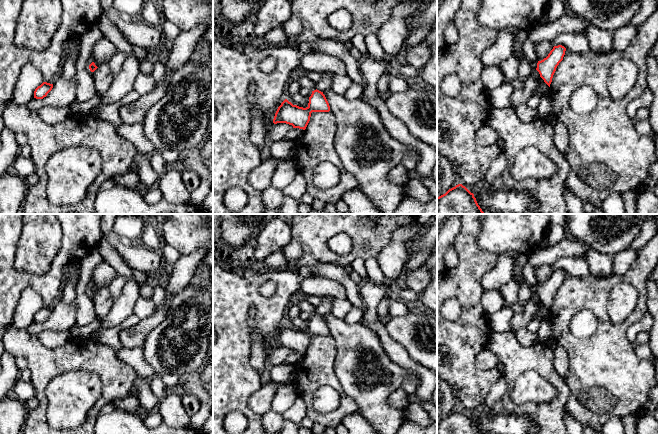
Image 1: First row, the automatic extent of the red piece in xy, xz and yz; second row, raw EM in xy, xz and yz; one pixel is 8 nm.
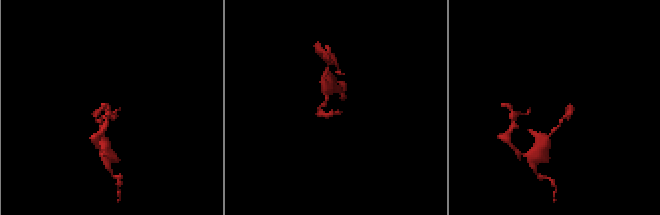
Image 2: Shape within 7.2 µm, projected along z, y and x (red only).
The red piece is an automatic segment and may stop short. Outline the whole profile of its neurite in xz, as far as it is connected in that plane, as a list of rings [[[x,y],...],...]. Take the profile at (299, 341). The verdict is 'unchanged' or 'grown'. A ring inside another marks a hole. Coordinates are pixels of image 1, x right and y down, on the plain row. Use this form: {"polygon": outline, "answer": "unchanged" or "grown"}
{"polygon": [[[319,314],[312,315],[309,321],[309,327],[306,332],[293,329],[287,323],[285,323],[278,331],[273,347],[286,347],[292,349],[293,352],[299,352],[305,354],[311,341],[312,336],[329,336],[329,327],[323,318]]], "answer": "unchanged"}

